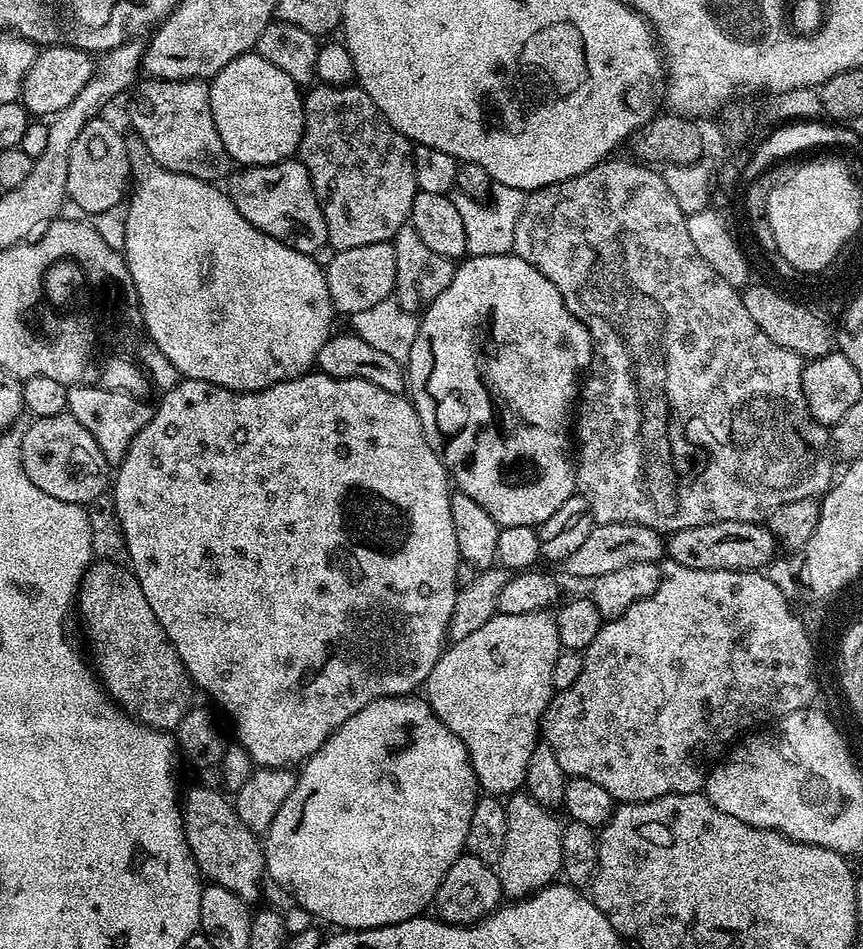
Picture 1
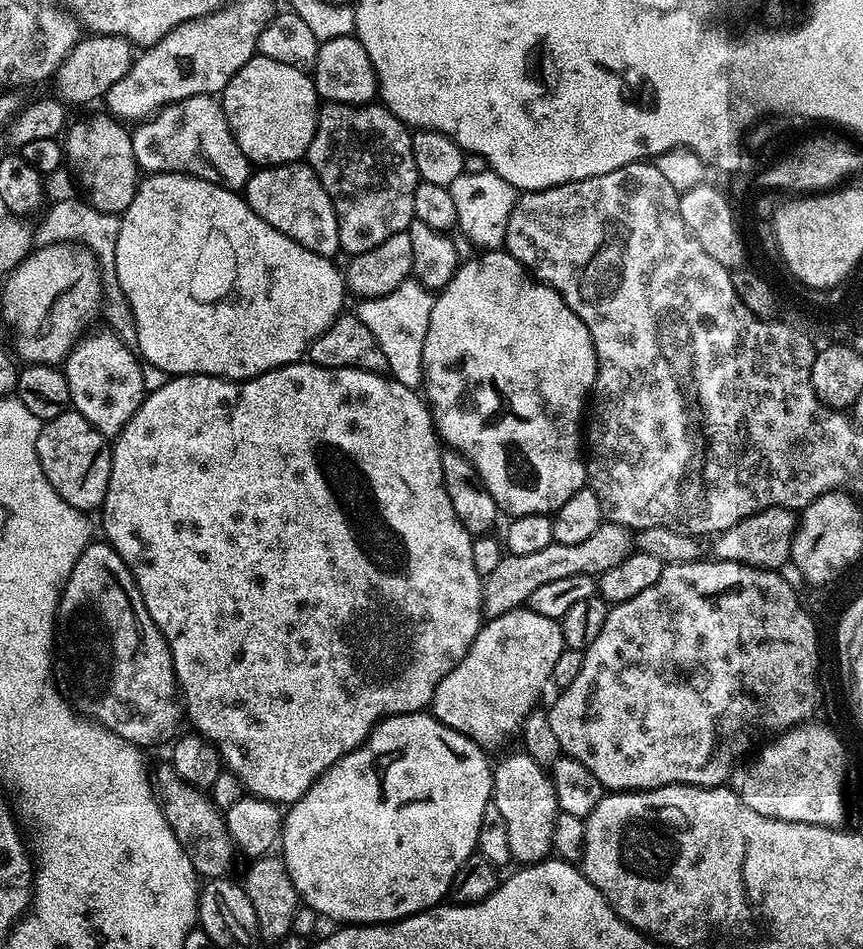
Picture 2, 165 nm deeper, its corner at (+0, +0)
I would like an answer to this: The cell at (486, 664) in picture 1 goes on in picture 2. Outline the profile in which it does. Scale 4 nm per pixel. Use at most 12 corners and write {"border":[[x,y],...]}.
{"border":[[557,621],[481,623],[431,715],[493,750],[541,703]]}

